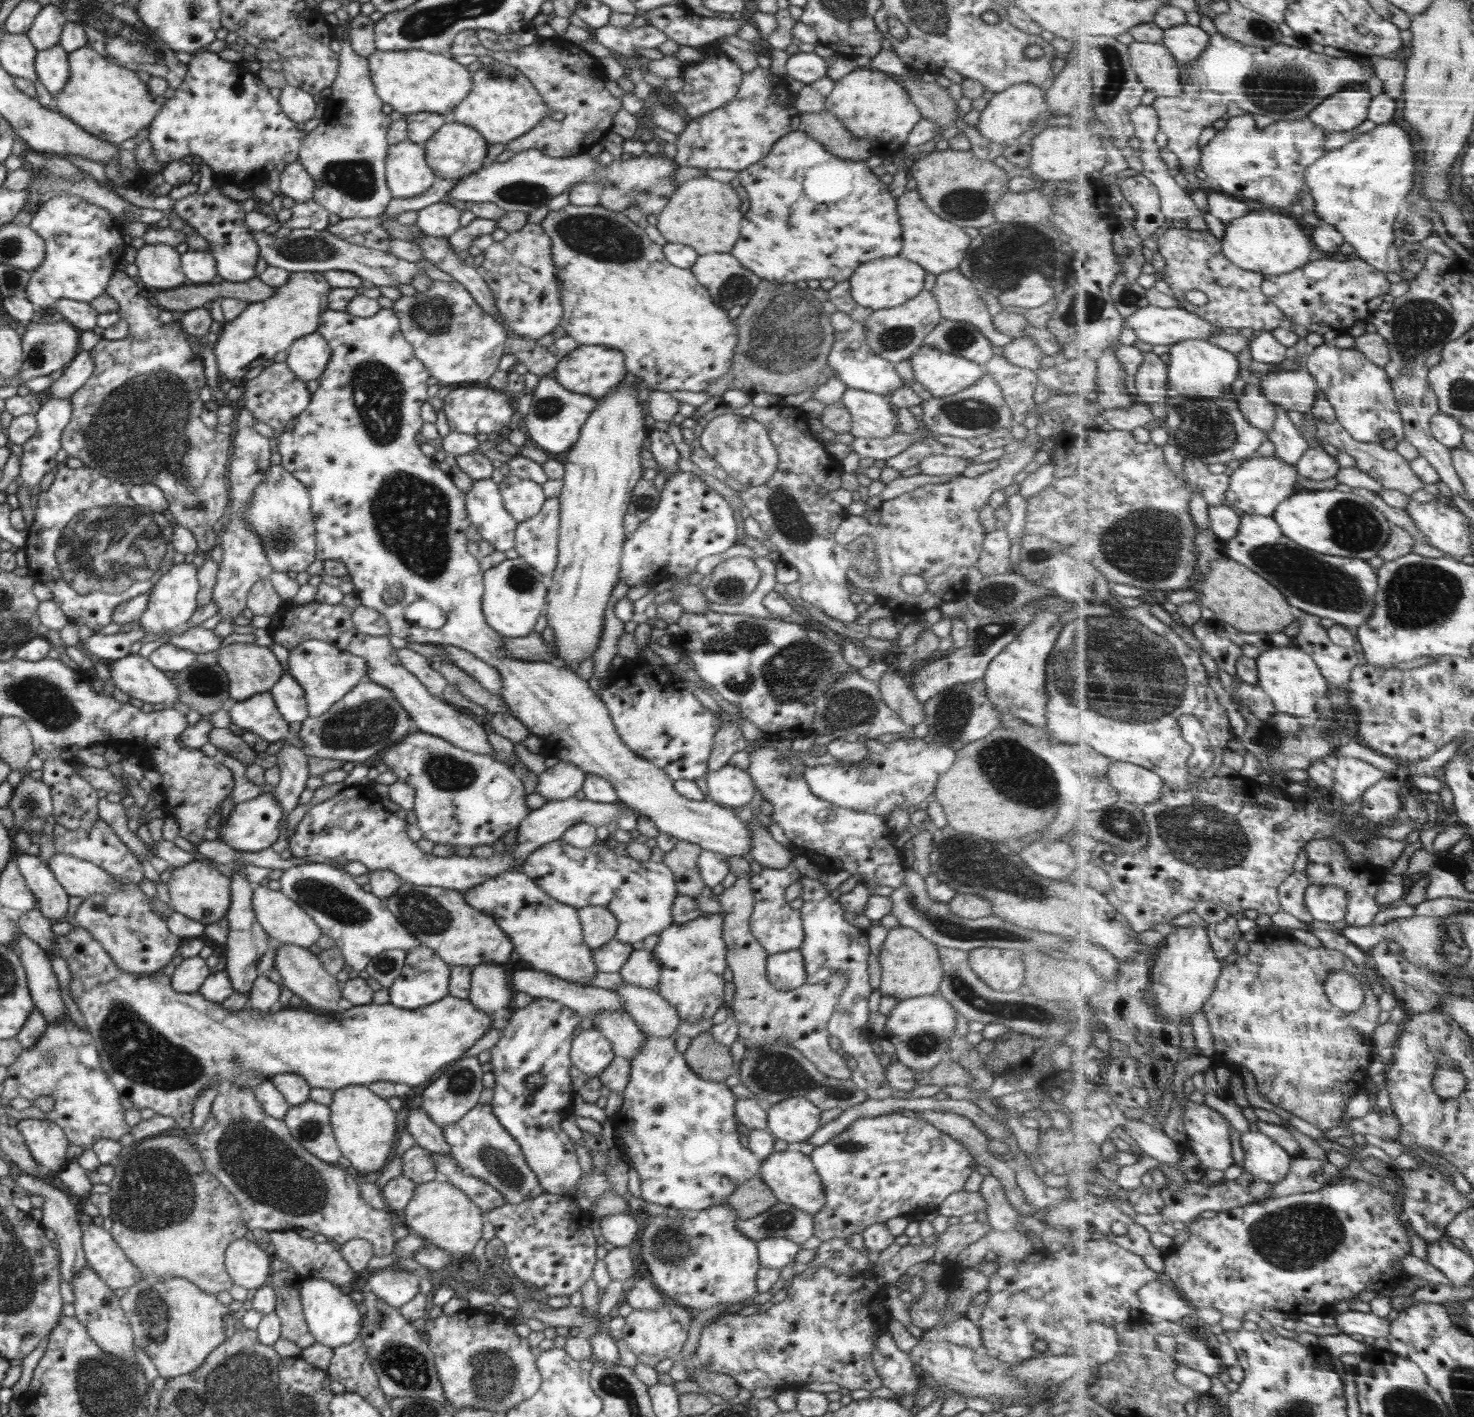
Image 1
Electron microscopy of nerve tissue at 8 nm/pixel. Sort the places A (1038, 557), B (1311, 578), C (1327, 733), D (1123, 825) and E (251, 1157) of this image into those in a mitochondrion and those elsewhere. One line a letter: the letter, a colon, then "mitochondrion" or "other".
A: mitochondrion
B: mitochondrion
C: mitochondrion
D: mitochondrion
E: mitochondrion

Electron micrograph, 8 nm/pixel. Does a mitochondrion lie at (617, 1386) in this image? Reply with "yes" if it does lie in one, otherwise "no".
yes

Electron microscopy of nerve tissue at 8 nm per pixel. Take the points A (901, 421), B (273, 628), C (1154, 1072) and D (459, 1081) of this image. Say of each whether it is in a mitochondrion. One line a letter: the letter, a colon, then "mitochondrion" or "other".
A: other
B: other
C: other
D: mitochondrion

